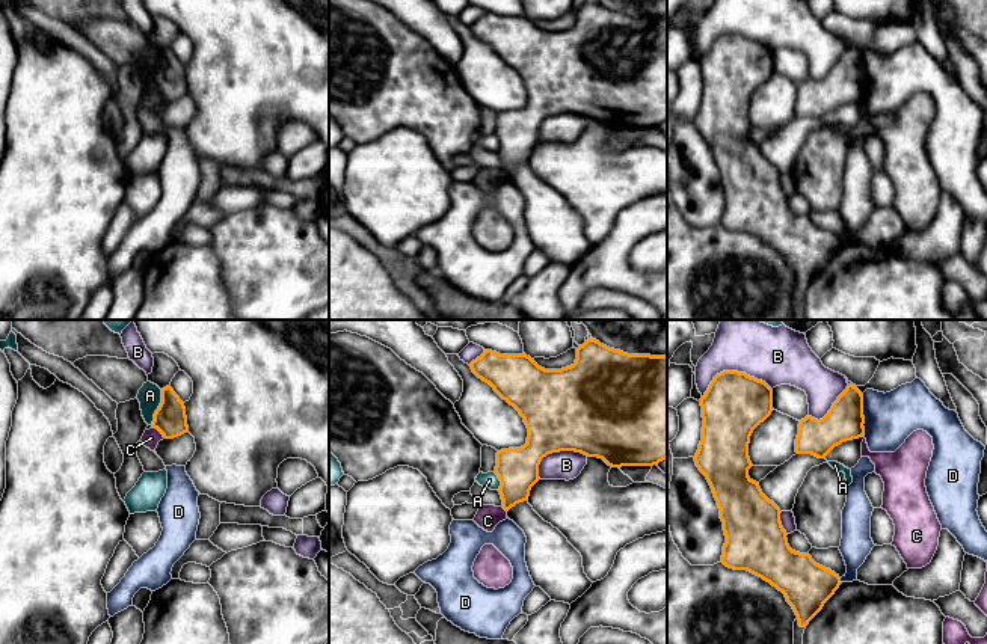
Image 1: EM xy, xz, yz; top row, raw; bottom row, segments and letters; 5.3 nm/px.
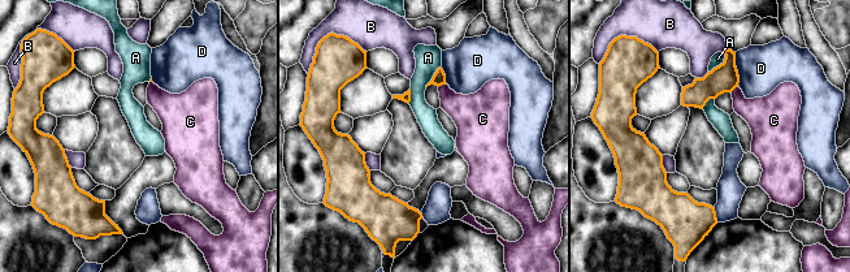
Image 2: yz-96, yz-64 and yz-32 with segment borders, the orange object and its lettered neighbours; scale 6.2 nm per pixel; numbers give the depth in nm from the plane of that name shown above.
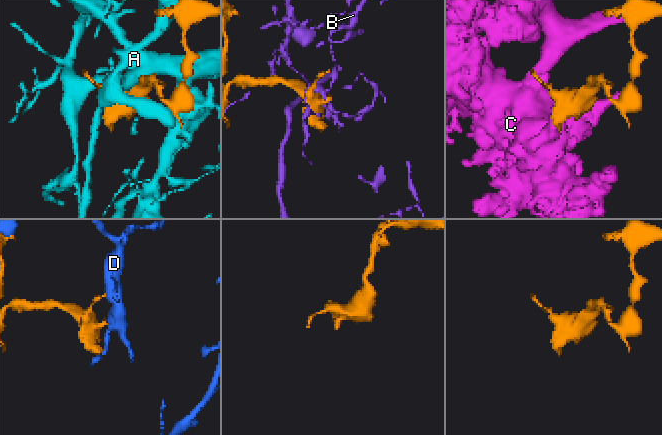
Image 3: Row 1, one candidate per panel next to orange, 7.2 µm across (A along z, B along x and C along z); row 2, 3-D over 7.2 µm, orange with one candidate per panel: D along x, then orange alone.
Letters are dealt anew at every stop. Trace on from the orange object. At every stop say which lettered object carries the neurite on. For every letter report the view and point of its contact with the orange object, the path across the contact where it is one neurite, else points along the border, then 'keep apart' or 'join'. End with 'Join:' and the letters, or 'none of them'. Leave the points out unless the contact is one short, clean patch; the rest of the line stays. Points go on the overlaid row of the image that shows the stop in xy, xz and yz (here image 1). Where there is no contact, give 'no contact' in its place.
A: xy (159, 407) | keep apart
B: yz (732, 371) | keep apart
C: xy (160, 432) | along xy (154, 427), (165, 438) | keep apart
D: yz (862, 415) | keep apart
Join: none of them

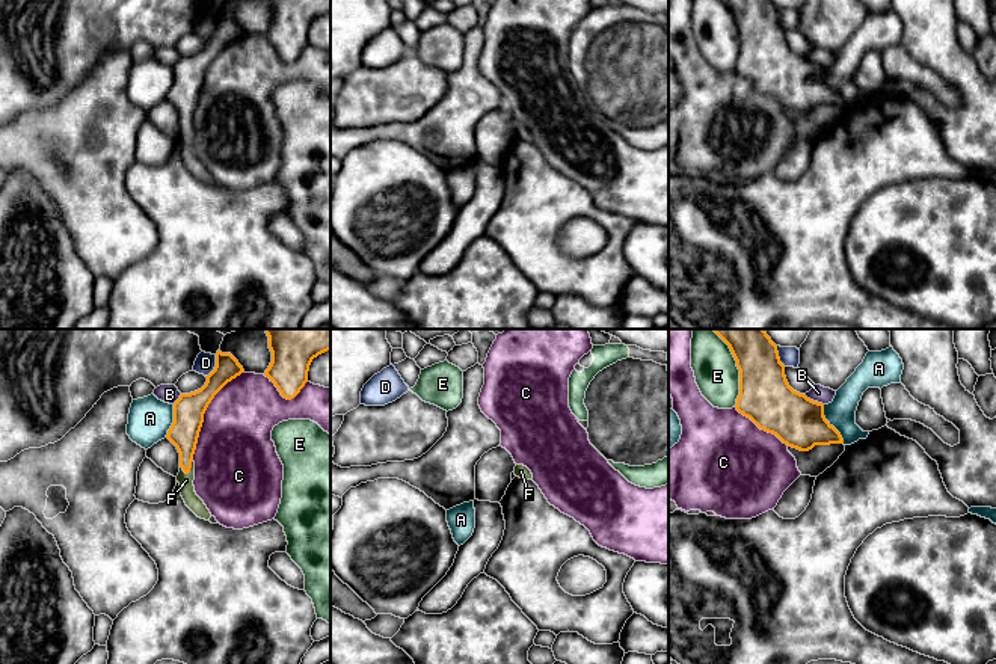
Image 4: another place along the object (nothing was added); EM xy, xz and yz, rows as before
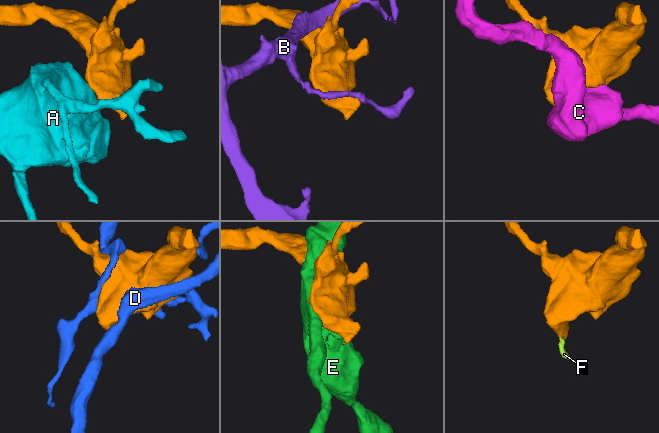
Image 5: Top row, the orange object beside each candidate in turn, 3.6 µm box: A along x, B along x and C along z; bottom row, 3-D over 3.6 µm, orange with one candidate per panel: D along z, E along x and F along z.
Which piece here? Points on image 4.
A: yz (829, 424) | keep apart
B: yz (812, 400) | keep apart
C: xy (204, 412) | keep apart
D: xy (216, 365) | keep apart
E: yz (738, 368) | keep apart
F: xy (190, 467) | across xy (187, 420), (190, 467), (186, 480) | join
Join: F

